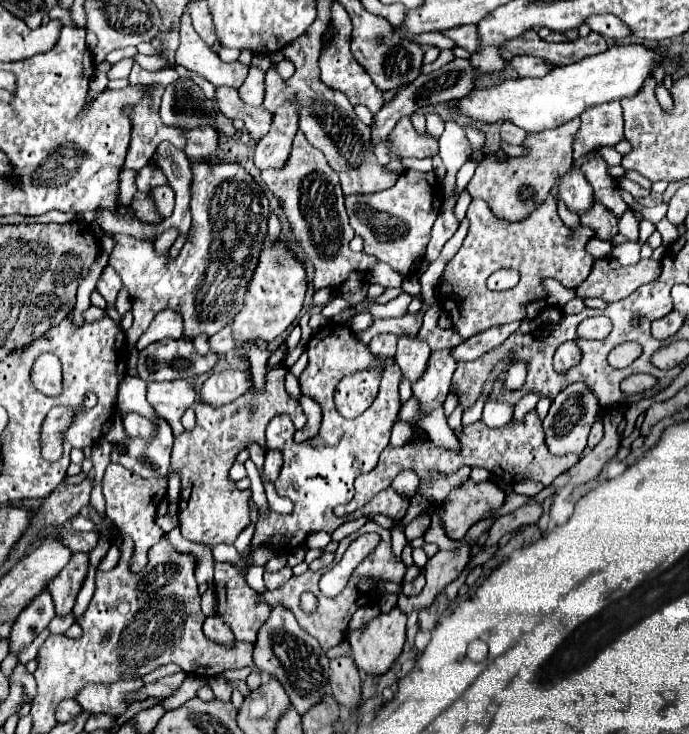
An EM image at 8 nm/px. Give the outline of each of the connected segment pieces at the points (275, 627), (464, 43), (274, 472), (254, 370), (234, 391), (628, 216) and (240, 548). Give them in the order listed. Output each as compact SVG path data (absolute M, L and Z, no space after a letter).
M273 608L269 620L261 626L253 650L253 662L259 672L269 674L283 684L293 708L301 716L329 694L329 658L321 650L319 642L301 630L295 616L285 608Z
M461 26L461 28L451 28L449 32L441 32L443 36L451 38L457 46L475 52L477 50L477 28L475 26Z
M267 452L265 464L263 464L263 470L261 470L261 478L269 480L269 482L275 482L277 476L279 476L281 464L283 464L283 458L281 458L279 452Z
M251 346L251 352L249 352L251 354L251 374L257 392L263 392L263 388L265 388L266 362L273 353Z
M223 370L207 378L199 392L199 402L213 408L229 404L233 398L239 398L247 390L247 376L241 370Z
M628 206L626 212L619 218L619 233L626 236L630 241L638 242L639 221L633 214L633 208Z
M249 524L241 534L237 537L237 540L234 543L235 548L239 553L247 552L249 544L251 544L251 538L253 538L253 532L255 532L255 526Z

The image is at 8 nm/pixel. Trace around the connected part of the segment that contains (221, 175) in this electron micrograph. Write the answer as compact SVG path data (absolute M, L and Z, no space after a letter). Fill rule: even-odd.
M195 162L191 168L190 212L193 214L193 226L175 262L167 264L167 256L155 256L151 242L141 242L133 236L105 234L101 238L101 246L107 254L111 254L109 266L113 266L121 276L123 286L129 290L133 300L135 320L133 326L125 330L129 346L137 344L139 336L165 308L173 308L183 316L185 336L213 336L241 310L245 292L249 290L249 280L253 280L253 272L267 236L267 196L241 164ZM211 214L217 214L217 228L211 224Z

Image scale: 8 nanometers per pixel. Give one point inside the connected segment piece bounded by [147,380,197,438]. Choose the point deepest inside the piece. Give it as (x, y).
(170, 399)

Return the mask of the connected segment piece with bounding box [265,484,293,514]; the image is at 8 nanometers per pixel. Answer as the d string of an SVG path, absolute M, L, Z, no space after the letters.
M265 484L265 492L267 492L267 500L269 500L269 506L279 512L279 514L293 514L293 502L287 500L287 498L281 498L277 496L275 492L275 486L269 486Z

